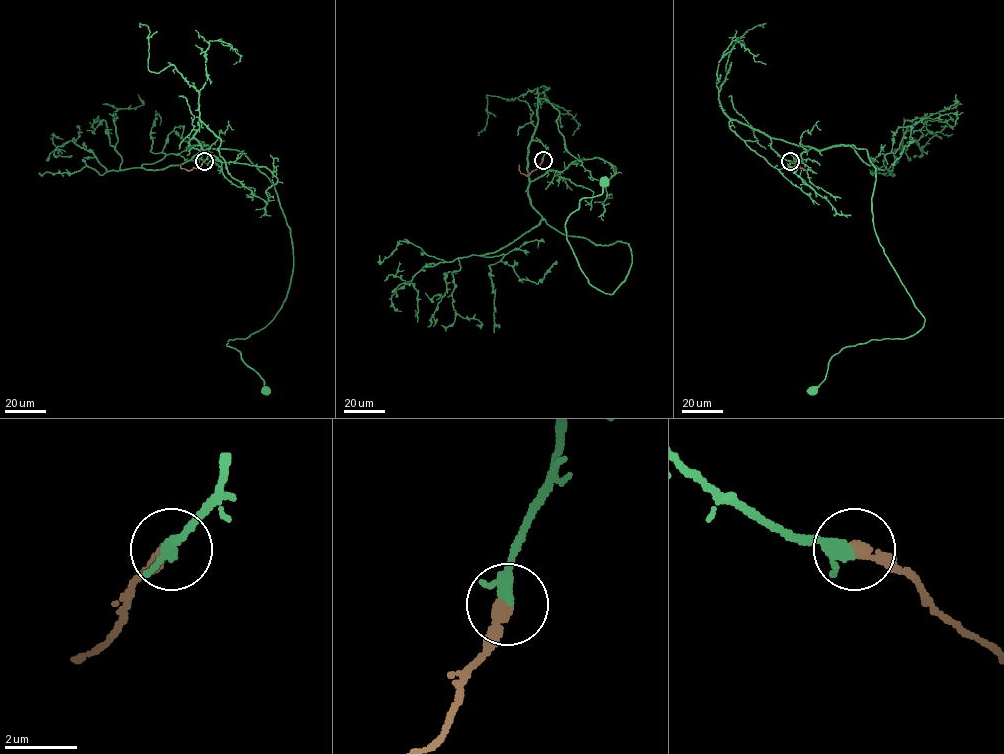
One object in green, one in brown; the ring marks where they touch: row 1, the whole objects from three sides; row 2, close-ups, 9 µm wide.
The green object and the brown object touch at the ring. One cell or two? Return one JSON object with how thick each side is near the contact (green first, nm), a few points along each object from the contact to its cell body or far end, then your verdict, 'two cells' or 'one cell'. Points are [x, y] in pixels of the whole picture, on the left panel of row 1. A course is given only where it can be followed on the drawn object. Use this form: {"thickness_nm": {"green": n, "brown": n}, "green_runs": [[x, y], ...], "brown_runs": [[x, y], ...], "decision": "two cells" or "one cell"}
{"thickness_nm": {"green": 280, "brown": 380}, "green_runs": [[204, 161], [190, 139], [189, 149], [239, 150], [273, 185], [290, 229], [282, 306], [226, 345], [265, 390]], "brown_runs": [[204, 161], [199, 167], [189, 170], [180, 165]], "decision": "one cell"}

